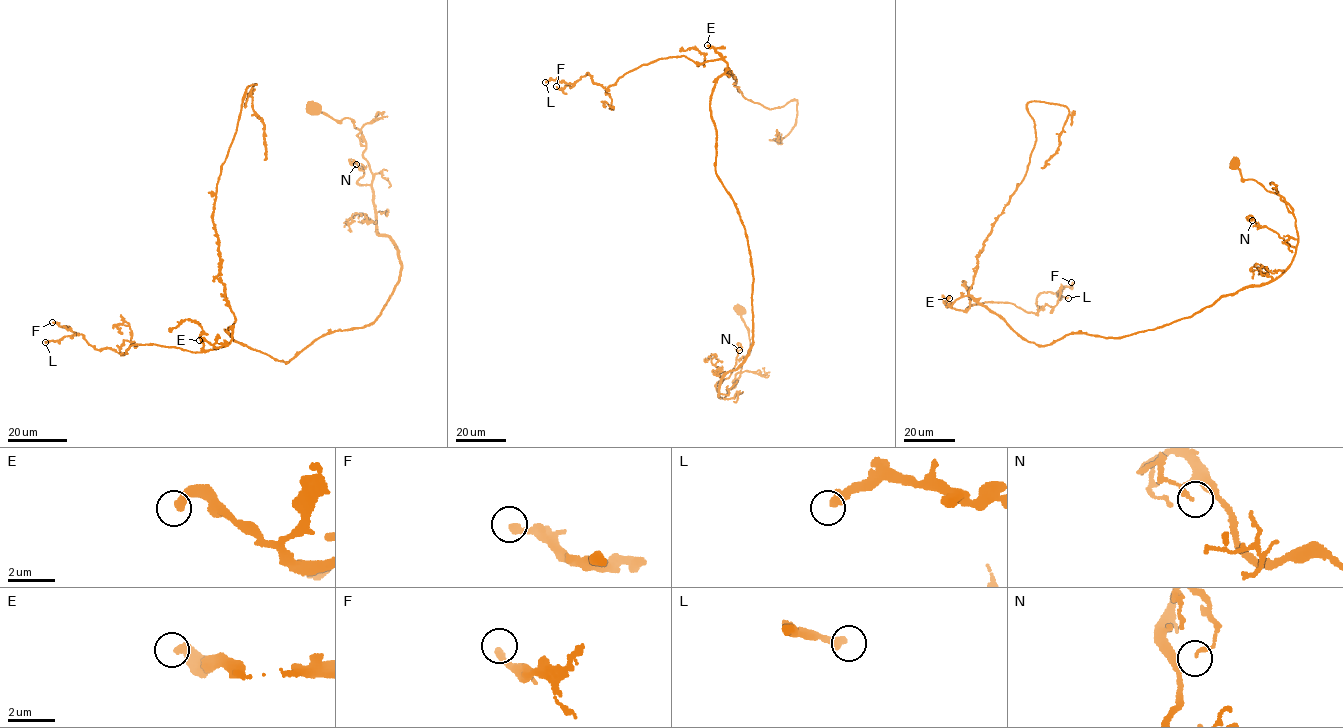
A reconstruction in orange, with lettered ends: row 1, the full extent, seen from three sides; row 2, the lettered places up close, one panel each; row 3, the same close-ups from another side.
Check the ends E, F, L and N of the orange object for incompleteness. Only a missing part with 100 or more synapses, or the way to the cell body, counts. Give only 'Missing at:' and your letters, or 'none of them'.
Missing at: none of them

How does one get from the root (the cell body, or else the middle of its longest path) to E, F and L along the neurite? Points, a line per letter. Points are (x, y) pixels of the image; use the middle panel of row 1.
E: (739, 309), (750, 349), (719, 398), (751, 347), (753, 277), (716, 171), (710, 103), (727, 63), (707, 45)
F: (739, 309), (750, 349), (719, 398), (753, 339), (747, 237), (715, 169), (726, 62), (556, 86)
L: (739, 309), (750, 349), (719, 398), (753, 339), (747, 237), (715, 169), (726, 62), (545, 82)

